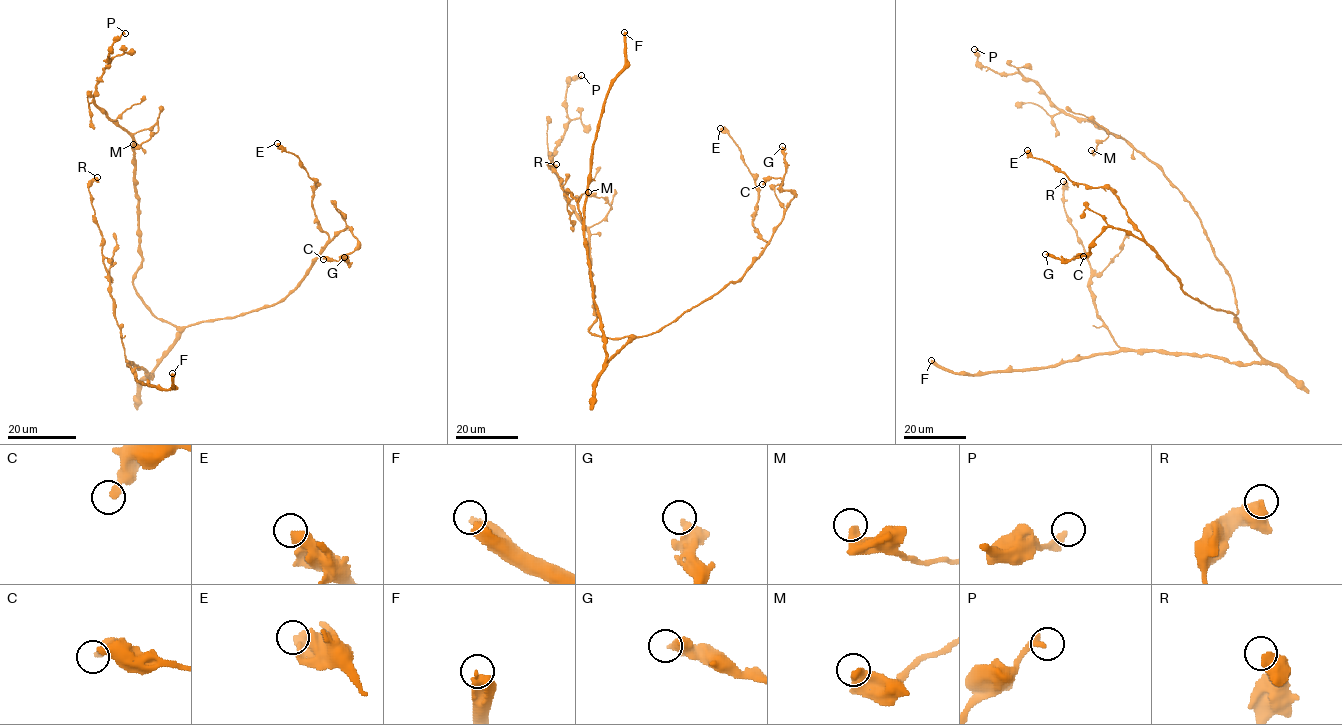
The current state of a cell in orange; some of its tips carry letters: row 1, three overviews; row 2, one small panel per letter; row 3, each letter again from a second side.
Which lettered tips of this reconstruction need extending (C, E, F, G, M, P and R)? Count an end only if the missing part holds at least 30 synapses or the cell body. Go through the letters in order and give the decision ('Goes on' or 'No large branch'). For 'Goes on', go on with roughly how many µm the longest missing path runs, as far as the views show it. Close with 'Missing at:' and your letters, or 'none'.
C: No large branch
E: No large branch
F: Goes on. Missing length about 80 µm
G: No large branch
M: No large branch
P: No large branch
R: No large branch
Missing at: F

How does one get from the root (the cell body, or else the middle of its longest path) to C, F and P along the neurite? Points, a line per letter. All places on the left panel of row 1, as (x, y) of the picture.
C: (160, 319), (189, 326), (275, 305), (349, 227), (357, 247), (343, 261), (323, 259)
F: (160, 319), (179, 331), (173, 347), (149, 377), (128, 364), (140, 382), (167, 389), (172, 373)
P: (160, 319), (133, 282), (142, 260), (134, 140), (94, 102), (98, 78), (110, 61), (110, 48), (125, 33)

